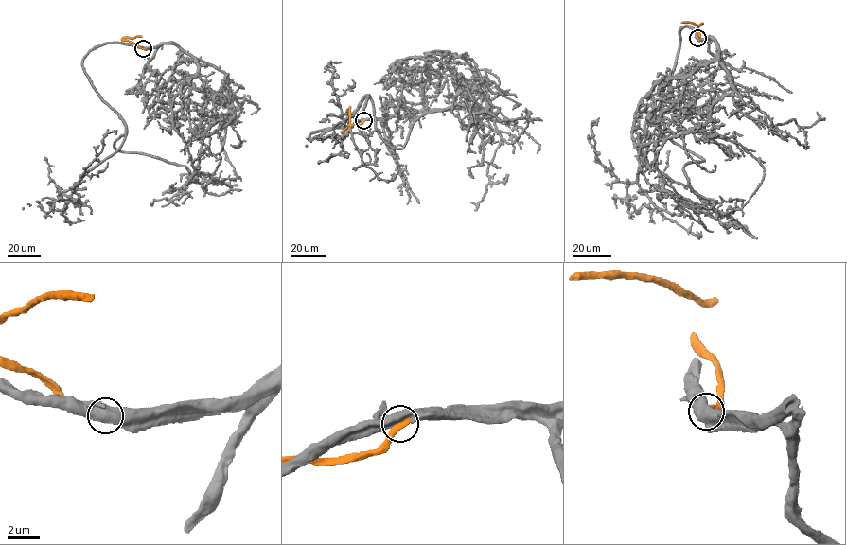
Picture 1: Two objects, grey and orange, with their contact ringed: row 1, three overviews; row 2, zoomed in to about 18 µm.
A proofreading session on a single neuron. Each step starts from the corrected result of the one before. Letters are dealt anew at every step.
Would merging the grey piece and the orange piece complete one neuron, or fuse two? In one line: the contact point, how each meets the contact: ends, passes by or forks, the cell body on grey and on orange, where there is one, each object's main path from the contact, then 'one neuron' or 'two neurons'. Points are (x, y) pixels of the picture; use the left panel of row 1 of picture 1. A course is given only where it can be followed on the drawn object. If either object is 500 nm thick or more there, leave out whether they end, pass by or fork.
at (143, 48); no cell body on grey; no cell body on orange; grey runs (142, 47), (176, 43), (199, 65), (171, 111), (198, 183), (189, 179), (152, 205); orange runs (142, 48), (122, 39), (141, 36); one neuron

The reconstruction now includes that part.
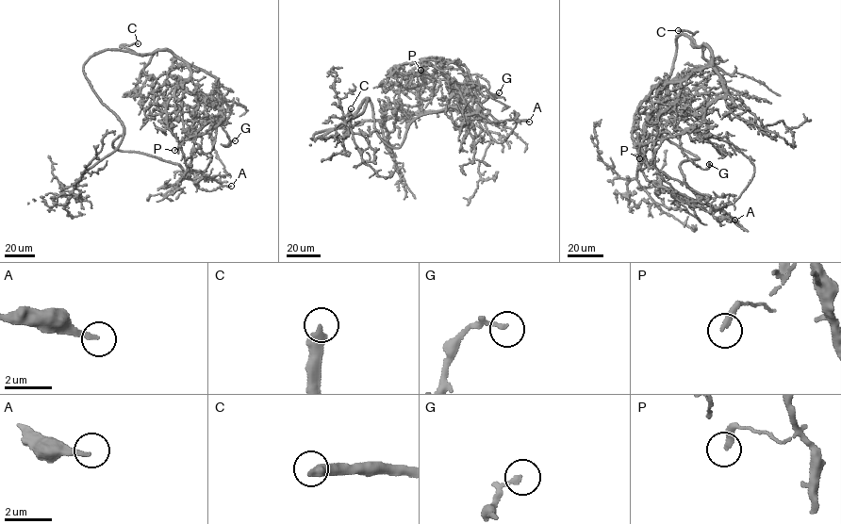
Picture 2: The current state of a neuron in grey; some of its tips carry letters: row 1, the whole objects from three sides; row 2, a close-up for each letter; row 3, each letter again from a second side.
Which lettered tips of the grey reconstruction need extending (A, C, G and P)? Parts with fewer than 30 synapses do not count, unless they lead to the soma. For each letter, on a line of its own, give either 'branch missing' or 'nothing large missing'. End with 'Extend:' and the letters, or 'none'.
A: nothing large missing
C: branch missing
G: nothing large missing
P: nothing large missing
Extend: C

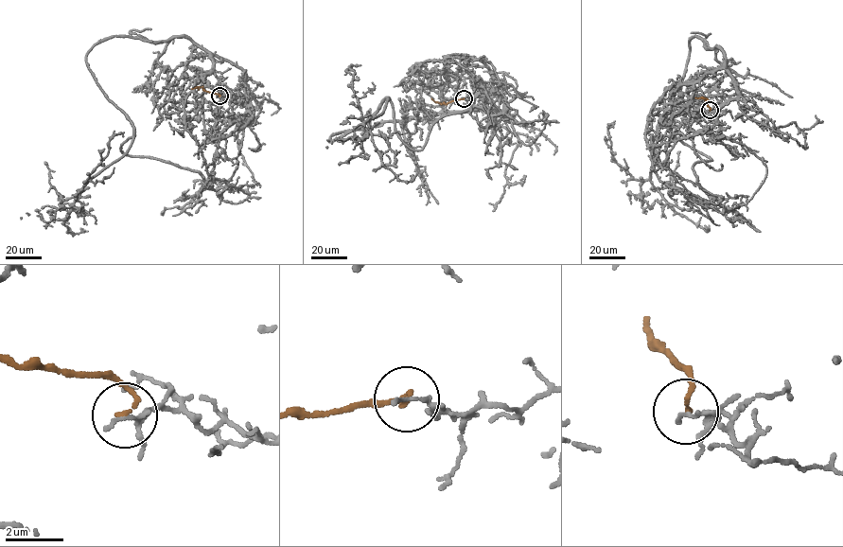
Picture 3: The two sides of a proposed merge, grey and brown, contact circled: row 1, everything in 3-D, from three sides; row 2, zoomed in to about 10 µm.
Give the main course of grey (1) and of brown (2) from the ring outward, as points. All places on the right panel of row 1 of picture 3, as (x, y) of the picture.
1: (710, 110), (719, 124), (668, 158), (711, 203), (692, 167), (712, 160), (658, 135), (635, 180), (613, 128)
2: (710, 110), (708, 99), (695, 97)

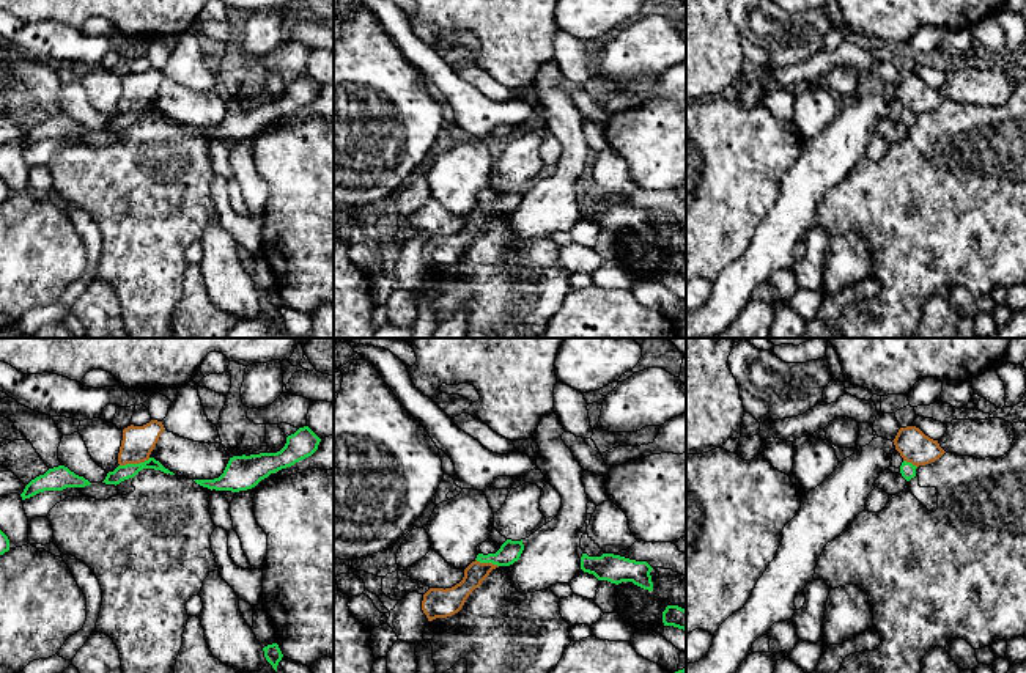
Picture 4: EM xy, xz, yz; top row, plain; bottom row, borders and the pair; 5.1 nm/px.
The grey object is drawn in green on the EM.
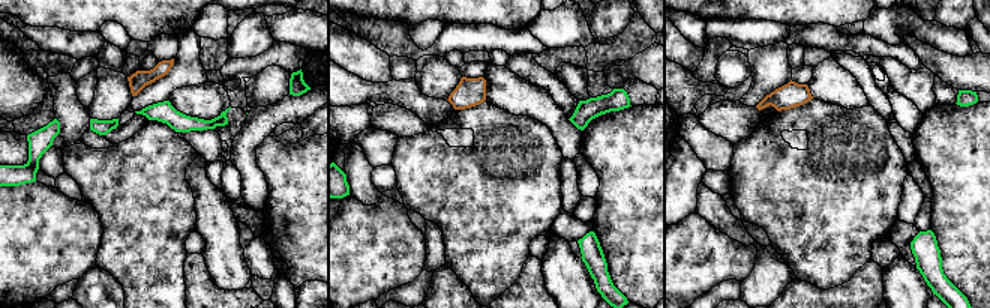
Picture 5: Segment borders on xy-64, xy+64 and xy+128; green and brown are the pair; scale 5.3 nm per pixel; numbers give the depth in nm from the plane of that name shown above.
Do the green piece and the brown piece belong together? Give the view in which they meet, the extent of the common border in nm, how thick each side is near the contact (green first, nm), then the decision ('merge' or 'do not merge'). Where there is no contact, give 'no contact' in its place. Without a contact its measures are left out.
contact in xy; length 170 nm; calibres 80 and 160 nm; do not merge

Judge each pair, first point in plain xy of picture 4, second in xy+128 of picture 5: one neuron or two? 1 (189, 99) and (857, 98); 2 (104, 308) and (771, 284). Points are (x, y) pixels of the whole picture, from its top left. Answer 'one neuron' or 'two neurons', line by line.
1: one neuron
2: two neurons

